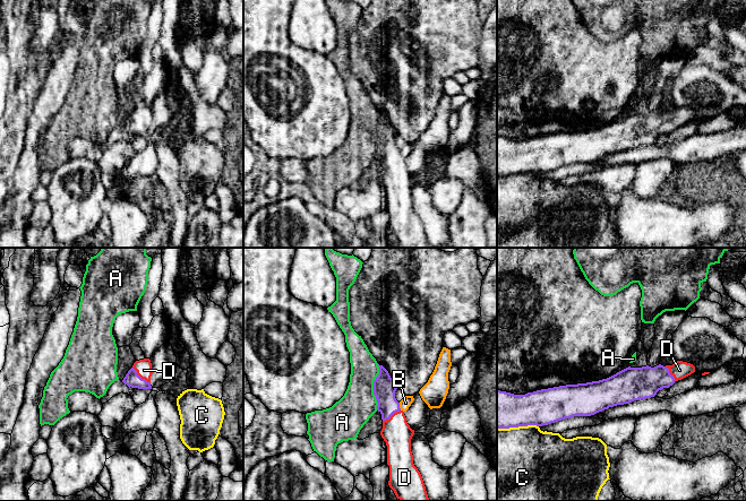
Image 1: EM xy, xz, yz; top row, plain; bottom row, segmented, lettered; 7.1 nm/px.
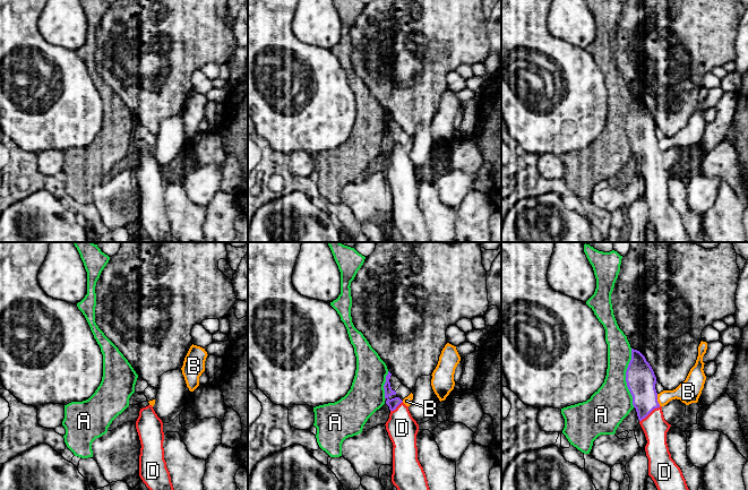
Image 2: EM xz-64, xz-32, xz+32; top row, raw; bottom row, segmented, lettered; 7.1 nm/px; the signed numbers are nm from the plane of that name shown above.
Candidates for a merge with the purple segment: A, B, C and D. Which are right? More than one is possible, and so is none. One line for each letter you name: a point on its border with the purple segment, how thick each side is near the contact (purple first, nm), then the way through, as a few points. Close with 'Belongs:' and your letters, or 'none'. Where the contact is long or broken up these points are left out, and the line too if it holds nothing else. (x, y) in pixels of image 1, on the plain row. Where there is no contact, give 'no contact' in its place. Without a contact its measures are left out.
D: meets purple in xy at (139, 123); 110 nm thick on the purple side, 110 nm on the other; runs through xy (131, 126), (139, 123), (144, 117)
Belongs: D

